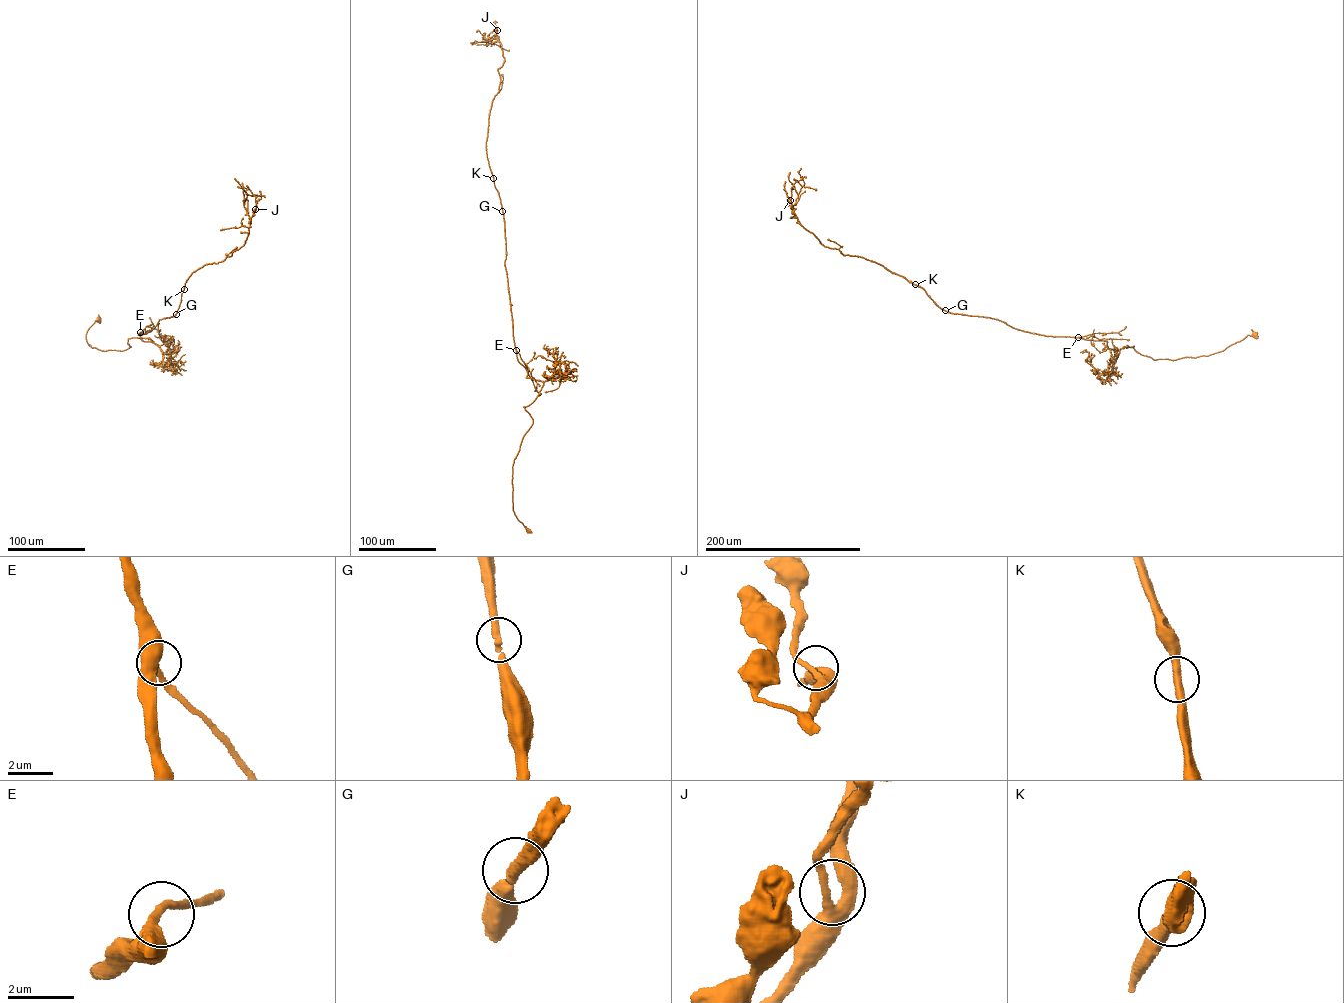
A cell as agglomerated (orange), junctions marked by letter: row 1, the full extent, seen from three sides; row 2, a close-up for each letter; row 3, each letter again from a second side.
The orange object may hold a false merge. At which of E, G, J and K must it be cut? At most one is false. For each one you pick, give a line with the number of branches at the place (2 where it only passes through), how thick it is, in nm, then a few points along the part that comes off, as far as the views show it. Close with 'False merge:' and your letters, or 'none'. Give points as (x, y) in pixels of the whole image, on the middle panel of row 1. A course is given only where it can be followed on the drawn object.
False merge: none

